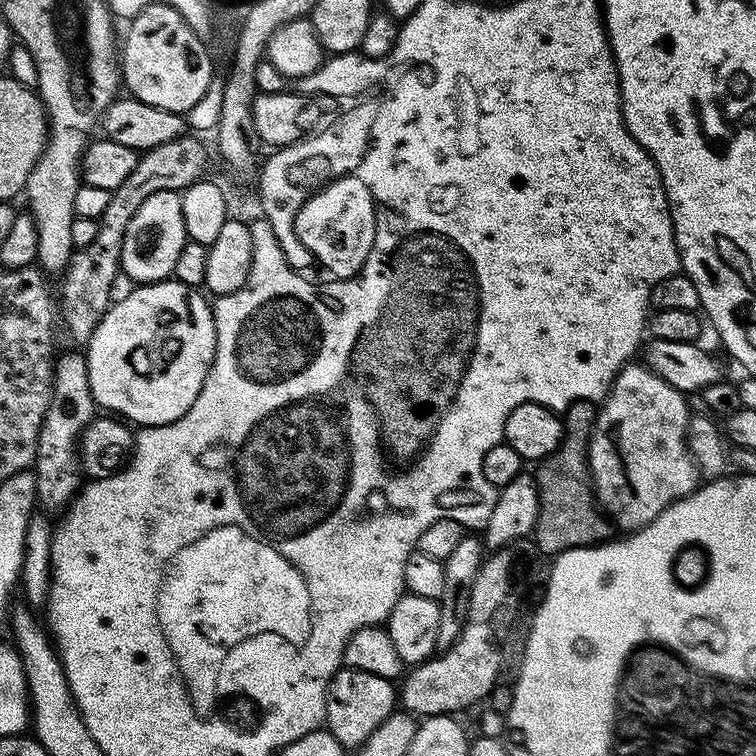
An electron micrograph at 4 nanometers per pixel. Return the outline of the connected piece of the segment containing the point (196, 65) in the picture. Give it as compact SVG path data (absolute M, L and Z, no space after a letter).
M149 2L142 11L131 17L128 33L123 33L122 47L118 52L122 84L129 88L131 95L150 106L158 106L162 110L170 110L187 114L198 103L202 94L214 83L212 76L212 56L208 53L205 41L192 29L182 14L172 5L165 2Z

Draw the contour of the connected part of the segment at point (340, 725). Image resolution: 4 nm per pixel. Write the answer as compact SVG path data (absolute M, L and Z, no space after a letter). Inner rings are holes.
M341 667L328 684L326 698L326 731L334 734L345 750L360 748L386 722L391 712L398 708L398 688L393 681L382 678L378 674L366 674L366 670L354 670Z

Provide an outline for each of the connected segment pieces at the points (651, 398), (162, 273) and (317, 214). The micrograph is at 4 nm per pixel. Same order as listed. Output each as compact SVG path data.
M636 363L625 364L616 376L612 389L596 413L592 441L588 444L588 471L592 474L596 503L617 529L625 528L623 531L628 534L652 524L662 510L695 492L702 480L690 447L690 416L688 420L685 393L670 386L670 382L652 371L647 363Z
M159 192L150 194L138 210L134 210L134 218L126 226L126 234L122 238L122 254L120 270L130 274L137 285L156 284L159 280L167 280L172 276L174 261L188 240L186 226L182 222L182 202L178 192Z
M347 177L332 181L306 201L297 223L302 246L326 268L329 275L340 273L343 279L351 279L357 272L372 240L374 215L370 198L370 190L365 182Z

